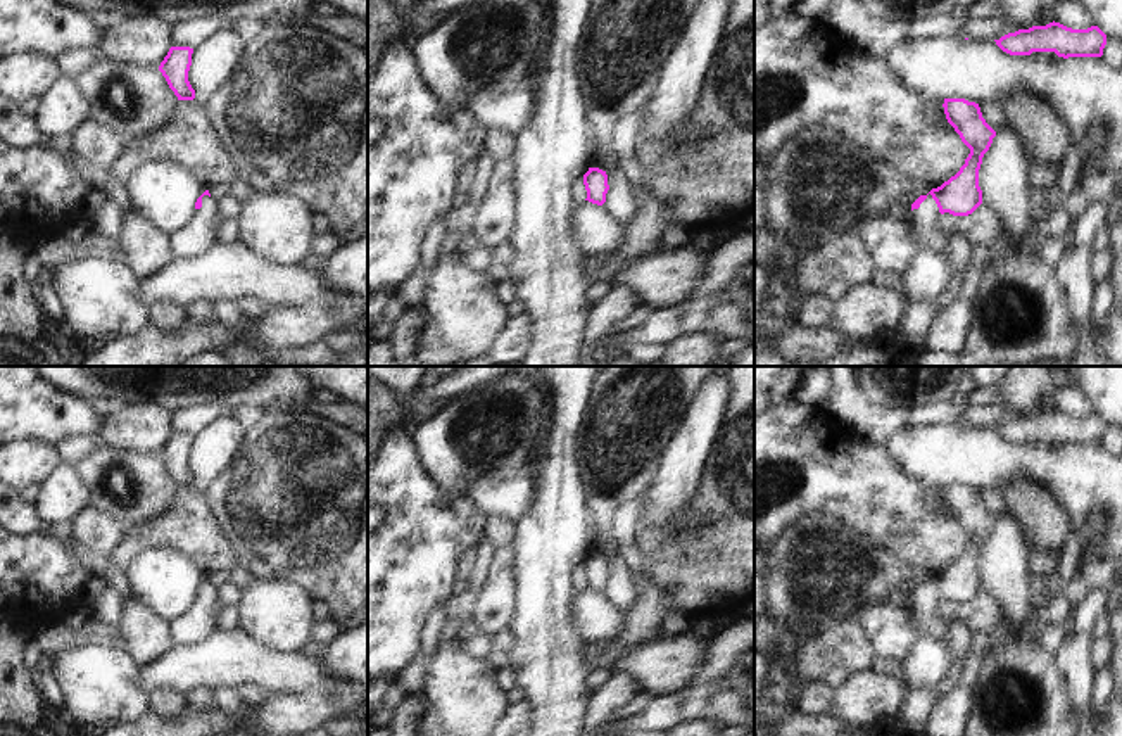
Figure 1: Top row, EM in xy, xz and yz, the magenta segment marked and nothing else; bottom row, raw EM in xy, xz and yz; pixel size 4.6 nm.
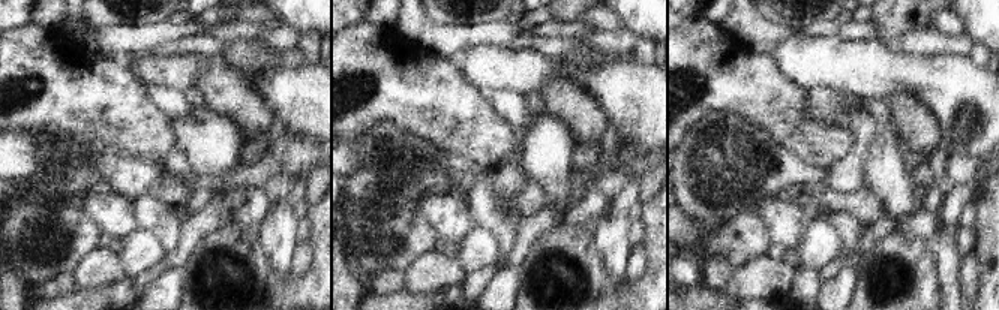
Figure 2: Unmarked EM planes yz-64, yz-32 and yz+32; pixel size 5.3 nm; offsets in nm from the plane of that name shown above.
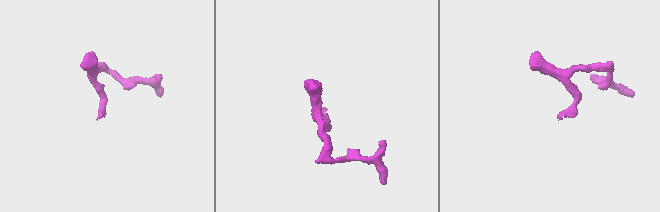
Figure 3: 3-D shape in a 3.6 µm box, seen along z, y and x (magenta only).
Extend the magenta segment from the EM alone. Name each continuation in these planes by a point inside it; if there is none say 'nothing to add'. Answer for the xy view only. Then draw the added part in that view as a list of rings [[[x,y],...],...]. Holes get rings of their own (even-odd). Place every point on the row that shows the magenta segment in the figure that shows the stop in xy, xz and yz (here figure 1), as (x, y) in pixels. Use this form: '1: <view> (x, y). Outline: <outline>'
1: xy (194, 239). Outline: [[[204,195],[202,207],[195,211],[195,218],[167,237],[173,261],[199,257],[216,244],[214,216],[216,202]]]

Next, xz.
nothing to add

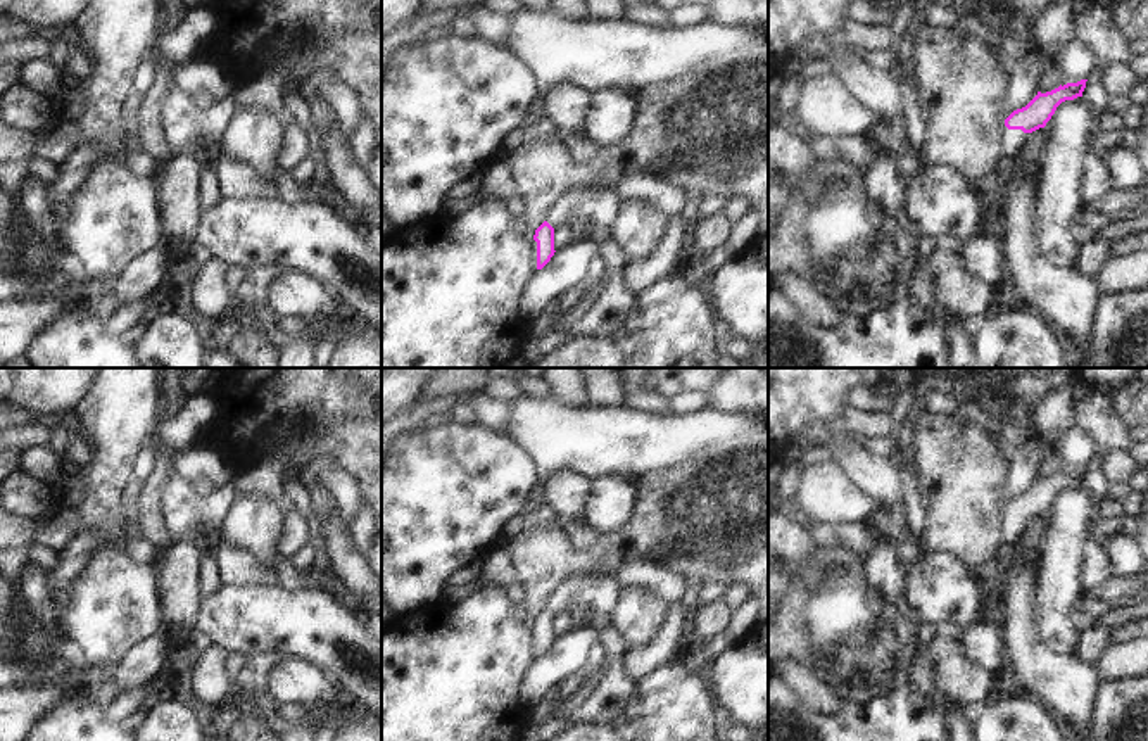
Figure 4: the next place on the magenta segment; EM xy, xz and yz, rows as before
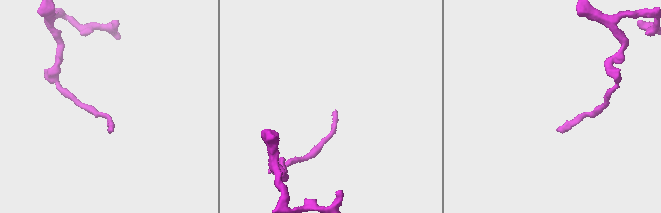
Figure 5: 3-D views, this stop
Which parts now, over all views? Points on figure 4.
1: yz (1014, 140). Outline: [[[1010,130],[1005,136],[1005,157],[1003,162],[1012,161],[1022,149],[1025,133],[1022,130]]]

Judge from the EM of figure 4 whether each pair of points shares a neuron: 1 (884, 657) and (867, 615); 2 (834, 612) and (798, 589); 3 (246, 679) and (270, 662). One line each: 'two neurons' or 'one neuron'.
1: one neuron
2: one neuron
3: one neuron

